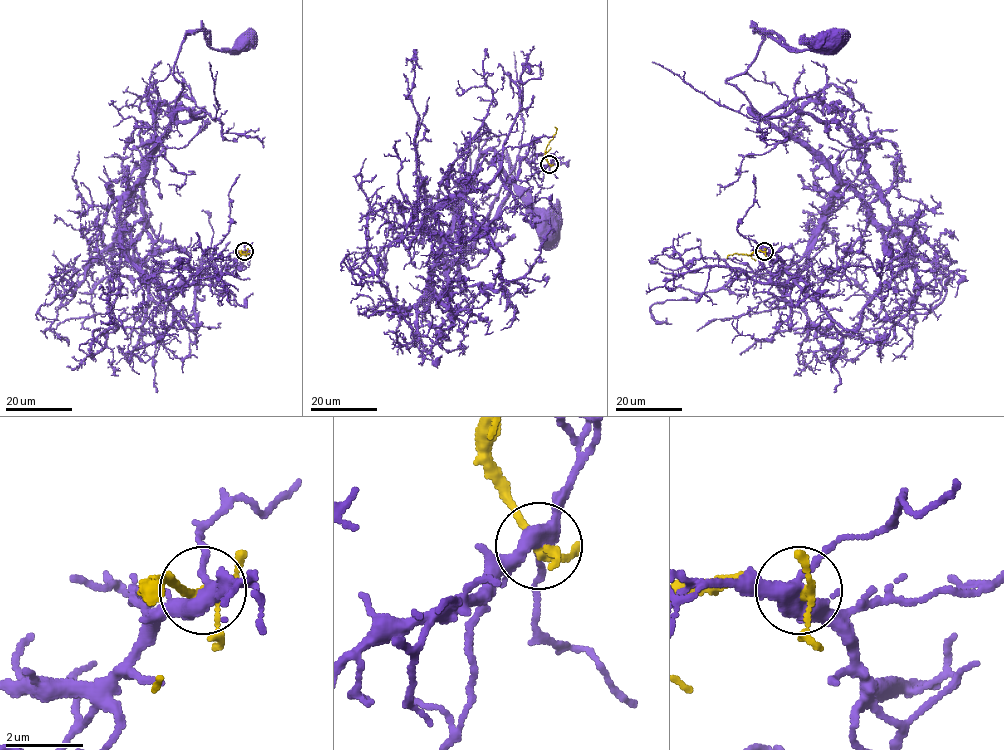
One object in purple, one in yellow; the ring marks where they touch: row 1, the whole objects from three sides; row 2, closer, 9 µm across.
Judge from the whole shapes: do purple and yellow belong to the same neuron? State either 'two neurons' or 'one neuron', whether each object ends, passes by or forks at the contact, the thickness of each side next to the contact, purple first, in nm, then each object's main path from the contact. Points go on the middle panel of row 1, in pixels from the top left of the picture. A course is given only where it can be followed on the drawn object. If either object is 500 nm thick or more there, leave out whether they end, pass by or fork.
two neurons; purple forks there; yellow forks there; 360 nm thick on the purple side, 190 nm on the other; purple runs (549, 165), (505, 183), (500, 171), (423, 224), (454, 228), (486, 126), (478, 149), (507, 160), (551, 229); yellow runs (549, 165), (544, 150), (556, 131), (554, 126)

